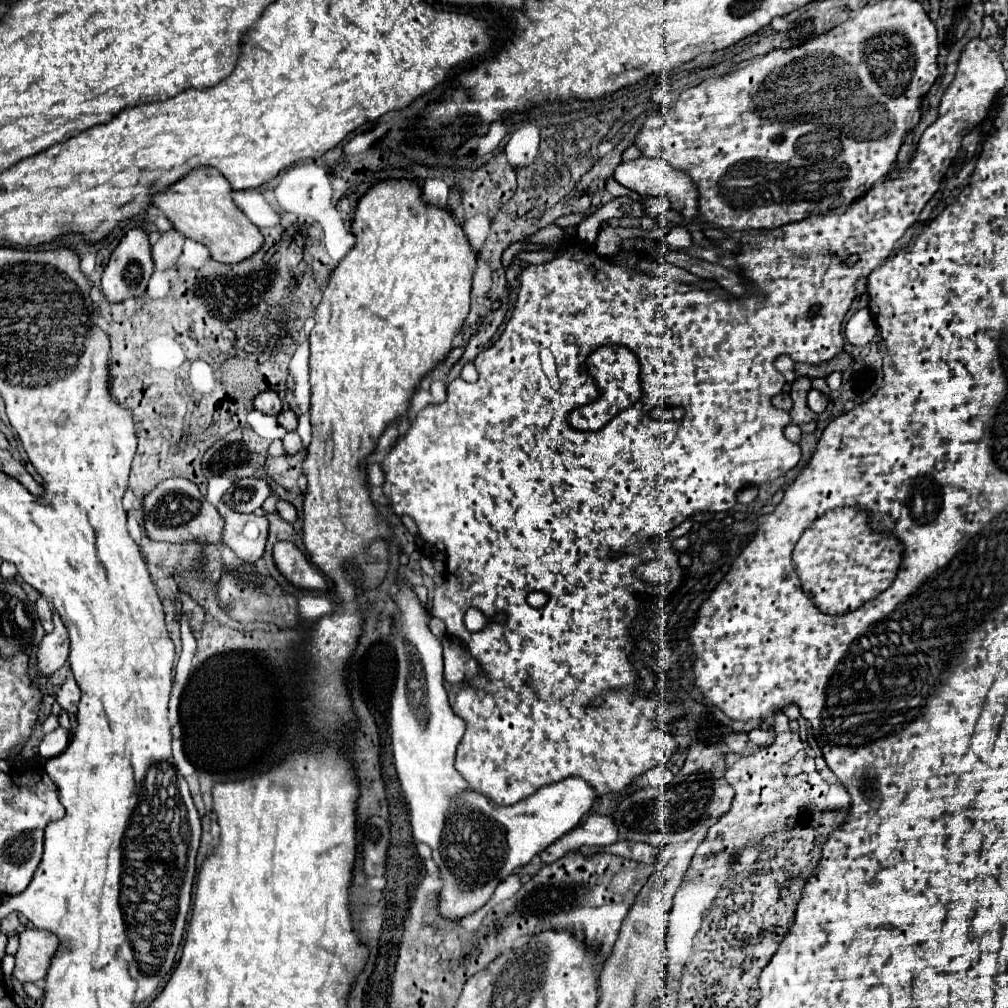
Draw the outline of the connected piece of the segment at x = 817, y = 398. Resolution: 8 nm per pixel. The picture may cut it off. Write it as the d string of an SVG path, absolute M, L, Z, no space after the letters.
M810 390L808 392L808 408L812 412L816 412L816 414L824 412L826 410L826 404L828 404L828 398L822 392L818 392L818 390Z

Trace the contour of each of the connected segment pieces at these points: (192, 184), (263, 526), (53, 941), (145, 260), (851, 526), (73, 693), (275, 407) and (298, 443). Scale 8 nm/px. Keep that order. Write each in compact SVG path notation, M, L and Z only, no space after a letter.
M212 166L194 168L178 182L170 184L164 192L152 196L152 204L160 208L166 218L172 222L174 230L190 236L192 240L204 244L210 250L210 256L224 264L236 264L252 256L264 242L260 230L238 210L232 196L232 186L228 180Z
M222 500L216 504L218 512L226 520L222 540L232 548L244 562L256 562L264 554L268 538L268 520L256 514L242 514L230 510Z
M26 928L18 938L20 946L16 952L14 978L20 982L40 982L46 976L50 954L58 948L58 938L38 928Z
M132 228L126 232L126 236L120 240L120 244L116 246L116 250L110 256L108 266L104 268L102 274L102 292L110 302L120 302L132 296L140 296L146 286L148 286L148 278L152 274L152 256L150 256L150 242L148 242L148 234L142 228Z
M836 508L814 520L792 554L796 574L804 592L826 614L846 614L882 594L898 572L902 546L894 536L884 536L868 528L868 518L858 508Z
M66 676L64 684L60 686L60 690L56 694L56 700L66 712L76 712L78 702L80 702L80 688L72 676Z
M262 392L254 398L254 408L262 414L278 414L282 410L282 400L276 392Z
M288 432L288 434L282 438L282 442L284 442L284 450L286 450L288 454L296 454L296 452L302 450L302 440L300 440L298 432Z

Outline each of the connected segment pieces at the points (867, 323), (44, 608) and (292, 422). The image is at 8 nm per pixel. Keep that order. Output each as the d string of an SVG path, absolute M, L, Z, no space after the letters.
M858 310L846 324L844 330L848 342L852 346L866 346L876 336L876 322L868 310Z
M42 596L36 600L36 614L38 614L38 620L42 622L44 630L52 632L52 610L50 610L50 604Z
M284 410L278 414L278 424L284 426L286 430L296 430L296 414L292 410Z

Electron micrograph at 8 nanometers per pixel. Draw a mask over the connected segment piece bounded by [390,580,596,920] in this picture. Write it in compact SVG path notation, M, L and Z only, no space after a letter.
M398 580L398 592L392 598L396 606L396 616L392 618L392 648L396 652L396 686L390 700L390 736L392 736L392 754L394 754L394 766L400 778L400 786L404 792L404 798L410 808L410 824L416 842L424 842L432 848L432 858L442 870L444 888L440 892L440 914L450 920L458 920L466 914L476 912L482 908L498 882L502 882L506 876L510 876L518 866L524 866L542 852L546 846L550 846L554 840L576 828L582 818L588 814L592 804L596 802L596 790L580 776L564 778L562 782L542 786L536 794L530 798L510 806L510 808L498 808L490 804L484 796L478 796L472 792L462 780L462 776L454 768L454 756L456 746L460 744L466 724L462 718L458 718L450 704L444 690L444 678L442 678L442 644L440 640L430 632L430 612L424 604L420 604L414 586L408 580Z

